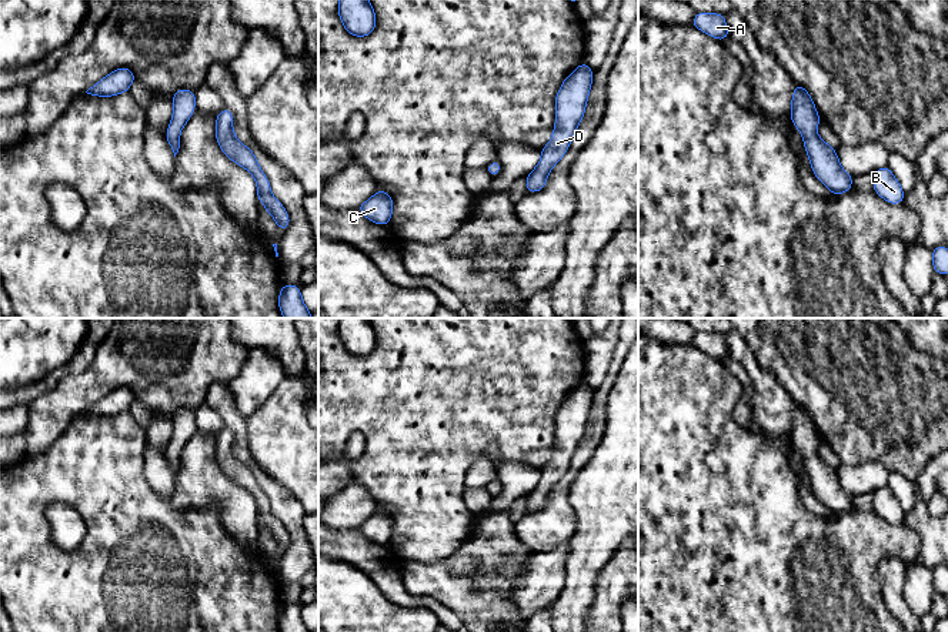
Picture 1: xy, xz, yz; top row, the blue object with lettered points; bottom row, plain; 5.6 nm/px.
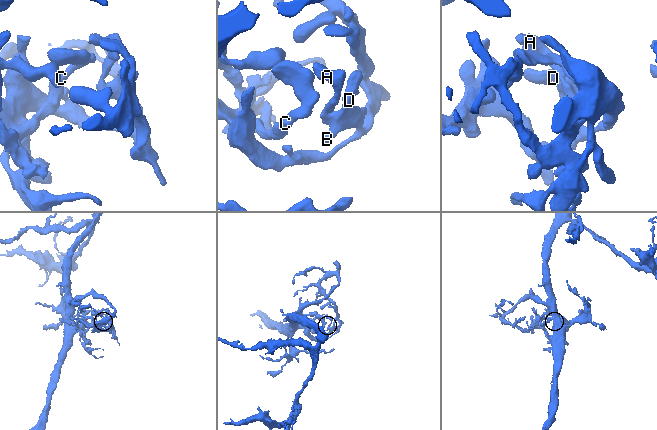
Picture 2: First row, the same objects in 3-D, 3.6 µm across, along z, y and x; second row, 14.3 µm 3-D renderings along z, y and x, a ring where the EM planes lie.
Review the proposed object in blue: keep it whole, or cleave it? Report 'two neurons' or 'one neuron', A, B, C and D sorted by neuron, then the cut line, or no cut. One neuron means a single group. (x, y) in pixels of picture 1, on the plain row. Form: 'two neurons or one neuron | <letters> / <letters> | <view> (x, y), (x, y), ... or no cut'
one neuron | A B C D | no cut

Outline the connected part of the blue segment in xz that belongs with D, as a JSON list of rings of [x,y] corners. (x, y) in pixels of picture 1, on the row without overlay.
[[[584,381],[563,401],[555,417],[555,447],[548,464],[541,468],[538,485],[525,495],[527,514],[541,511],[553,486],[567,472],[584,432],[594,392]]]

